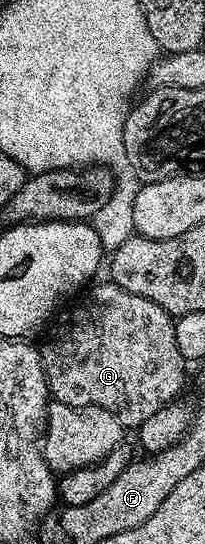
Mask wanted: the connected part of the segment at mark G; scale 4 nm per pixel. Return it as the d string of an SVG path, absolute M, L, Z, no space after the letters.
M94 283L76 301L78 304L58 326L57 333L45 345L40 345L45 381L50 397L56 403L76 408L86 408L94 404L103 410L111 410L111 414L119 418L126 430L136 430L143 422L147 422L147 418L151 418L151 414L174 403L180 397L177 395L185 384L187 361L183 354L179 354L179 346L175 346L174 317L167 310L163 310L163 306L159 306L154 300L123 290L118 284L104 283Z

